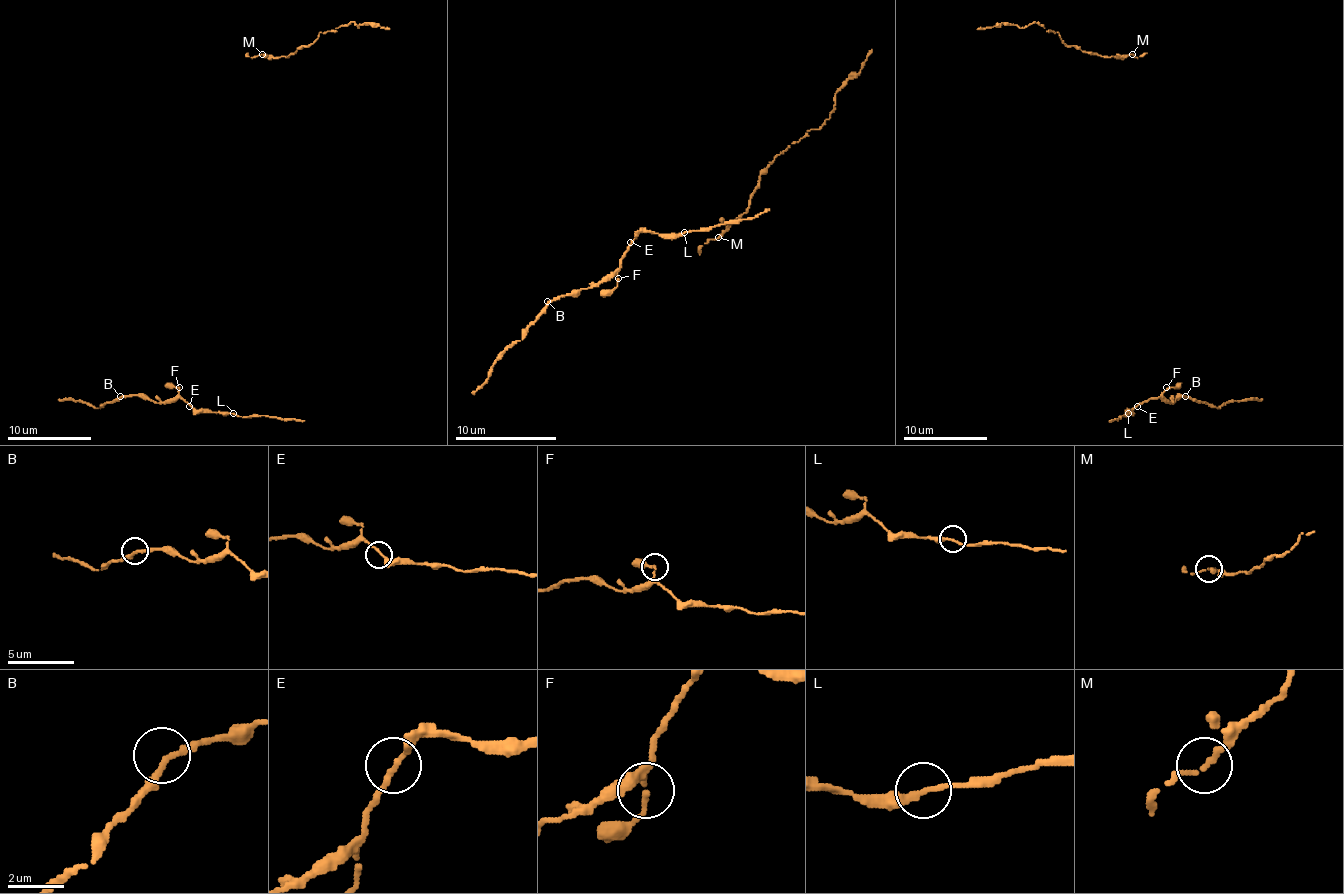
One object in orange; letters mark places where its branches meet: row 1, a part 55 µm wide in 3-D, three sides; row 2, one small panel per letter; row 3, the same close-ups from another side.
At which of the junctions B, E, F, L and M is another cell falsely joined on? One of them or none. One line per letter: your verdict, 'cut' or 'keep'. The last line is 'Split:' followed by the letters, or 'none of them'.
B: keep
E: keep
F: keep
L: keep
M: keep
Split: none of them

